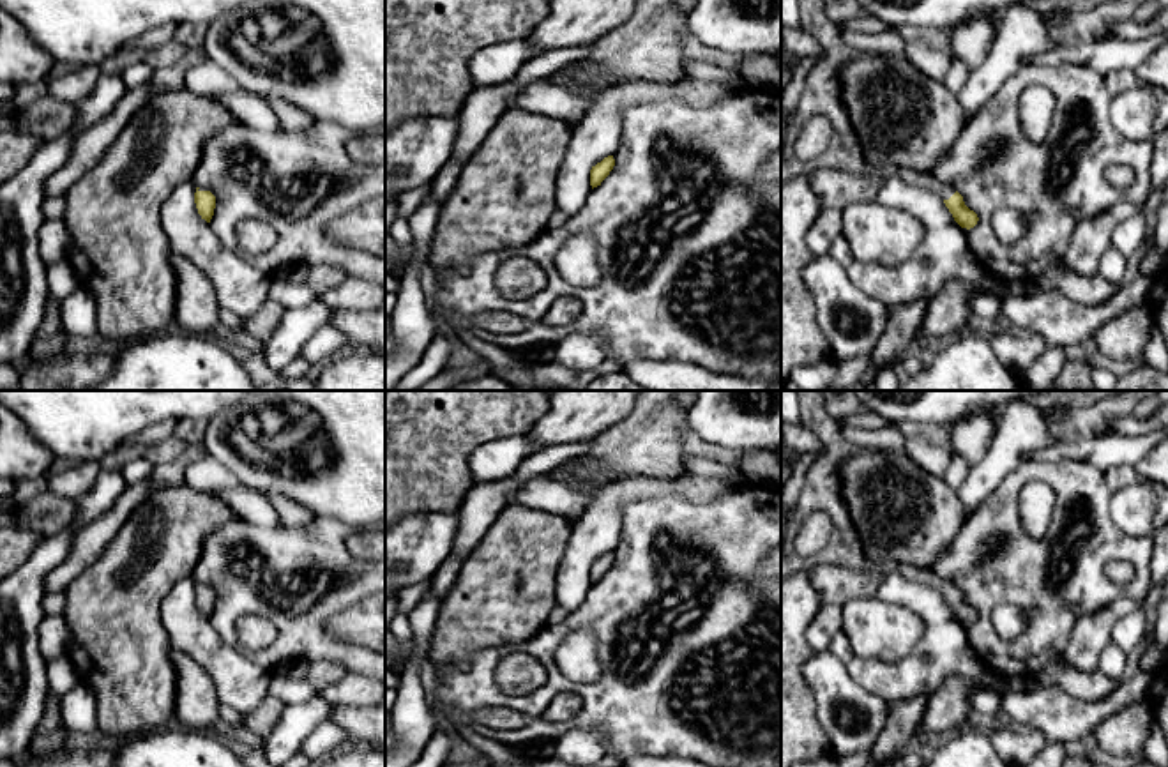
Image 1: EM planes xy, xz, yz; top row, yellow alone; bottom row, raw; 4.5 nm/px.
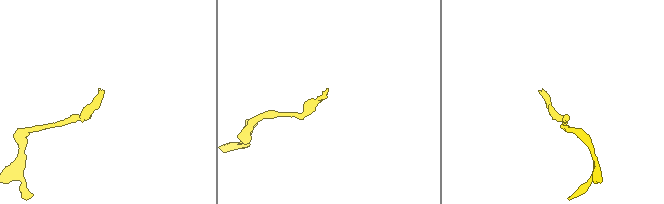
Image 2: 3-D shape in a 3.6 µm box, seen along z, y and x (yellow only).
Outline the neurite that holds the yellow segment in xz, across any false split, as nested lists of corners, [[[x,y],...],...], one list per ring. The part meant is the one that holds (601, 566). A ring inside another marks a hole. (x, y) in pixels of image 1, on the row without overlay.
[[[608,551],[601,558],[592,562],[592,566],[590,566],[590,581],[592,581],[592,585],[601,581],[601,578],[610,571],[613,562],[615,562],[613,551]]]

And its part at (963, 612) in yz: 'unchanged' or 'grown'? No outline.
grown

